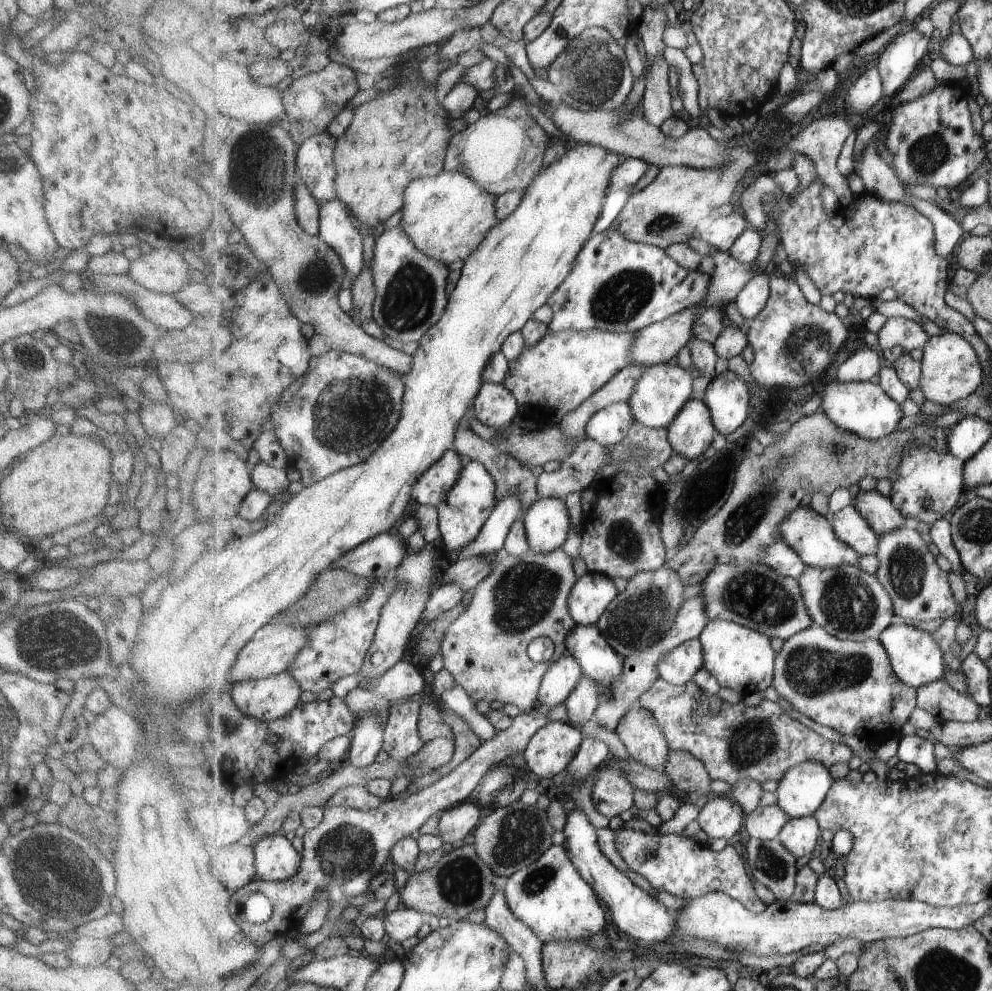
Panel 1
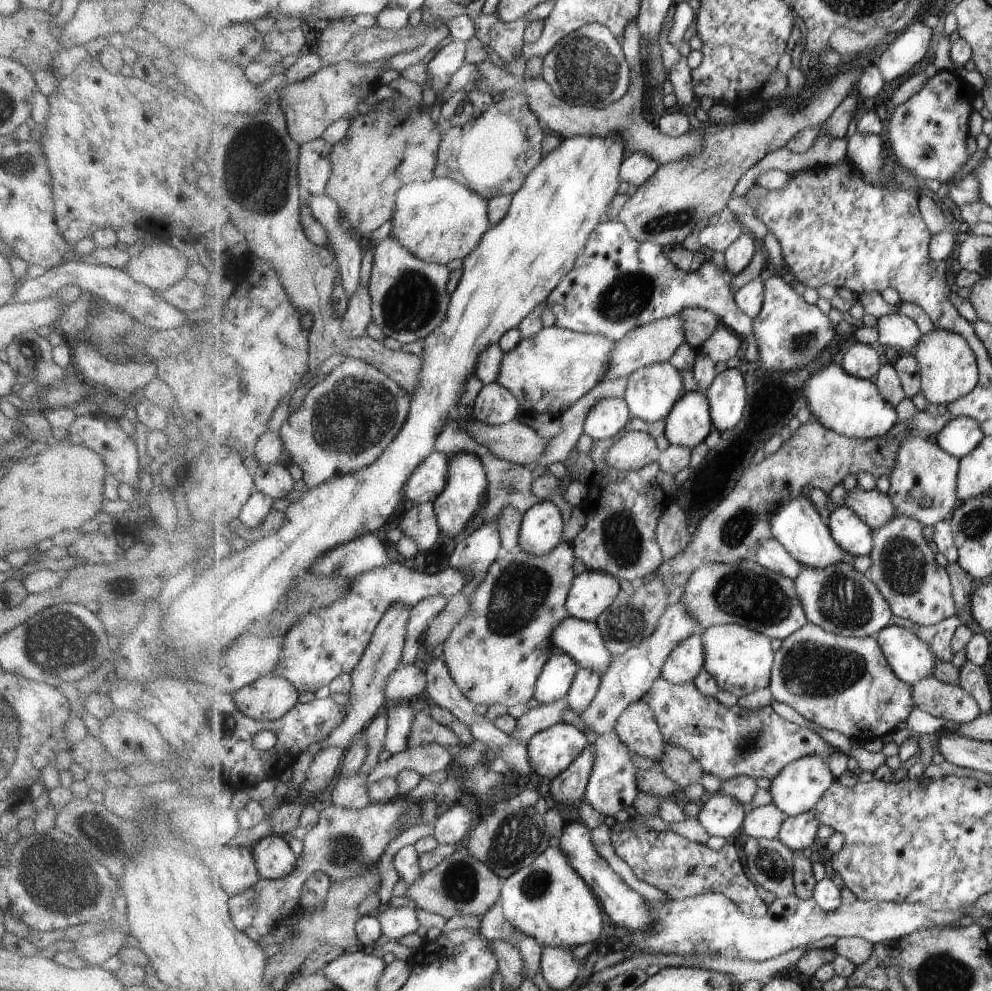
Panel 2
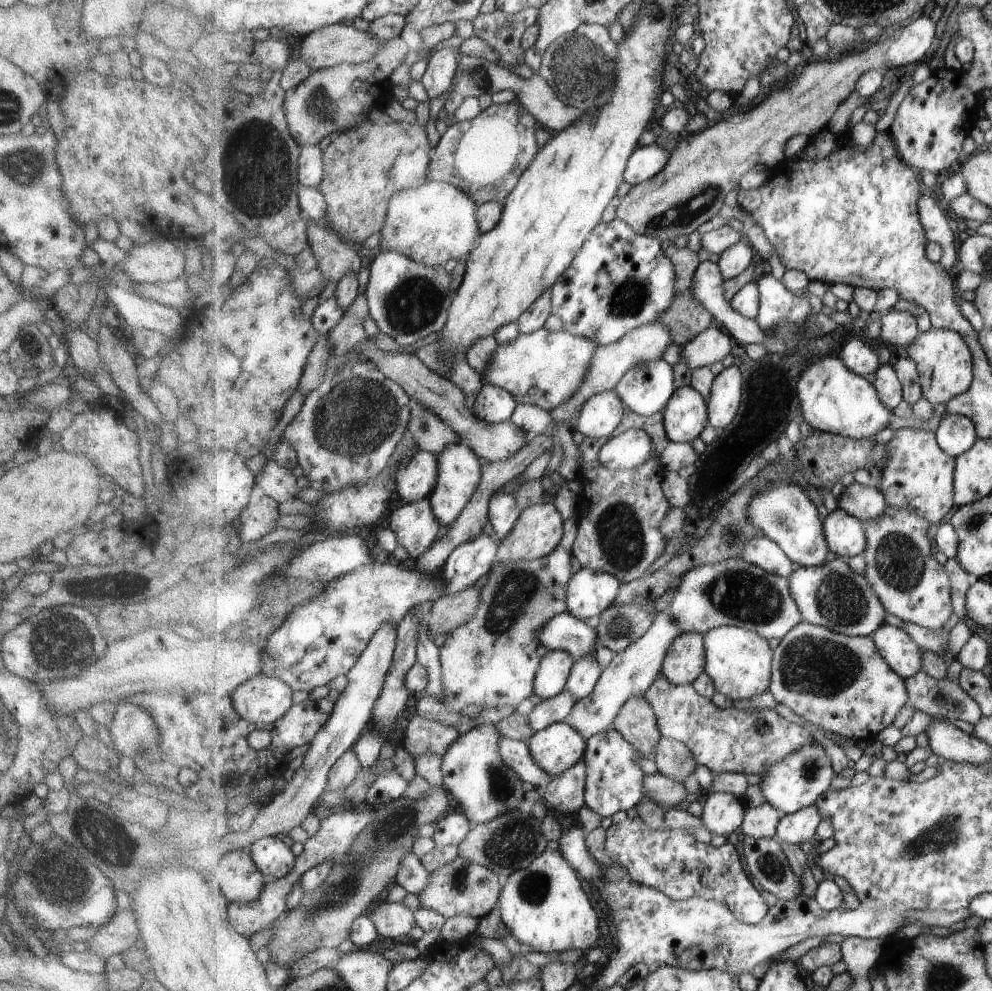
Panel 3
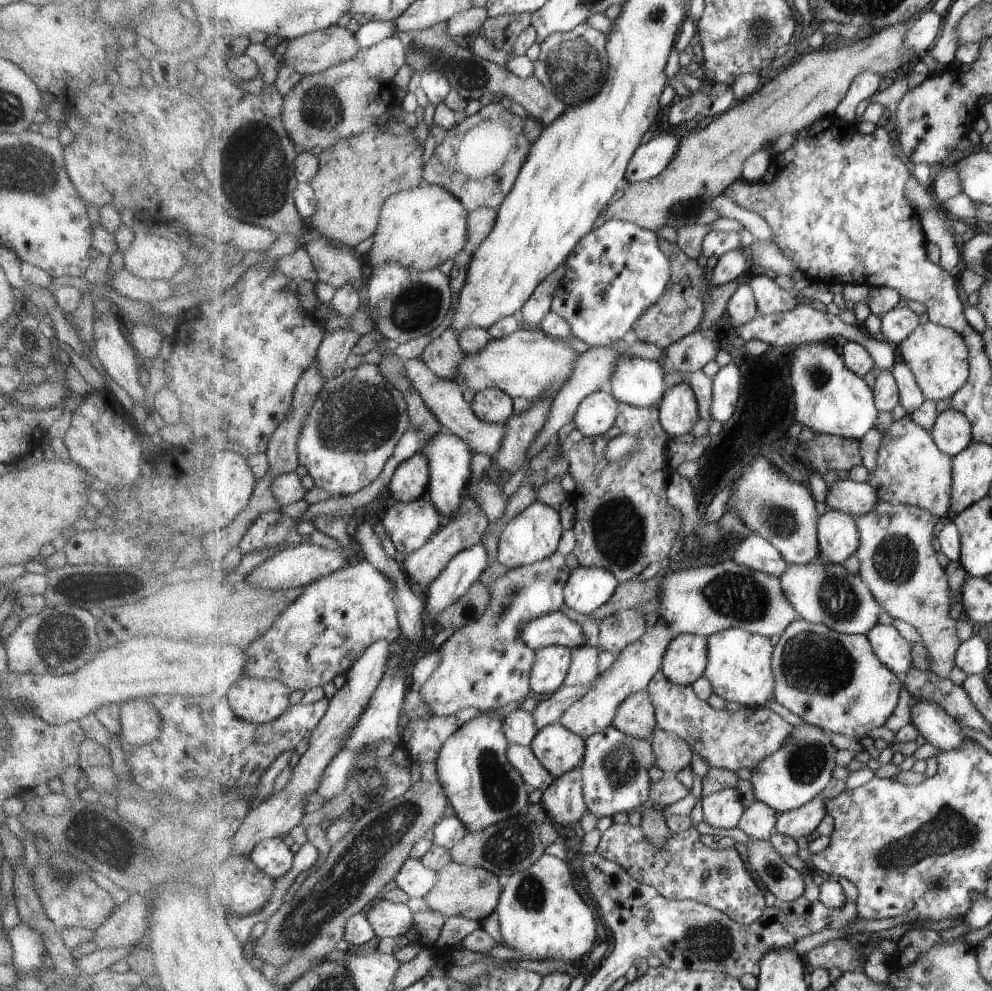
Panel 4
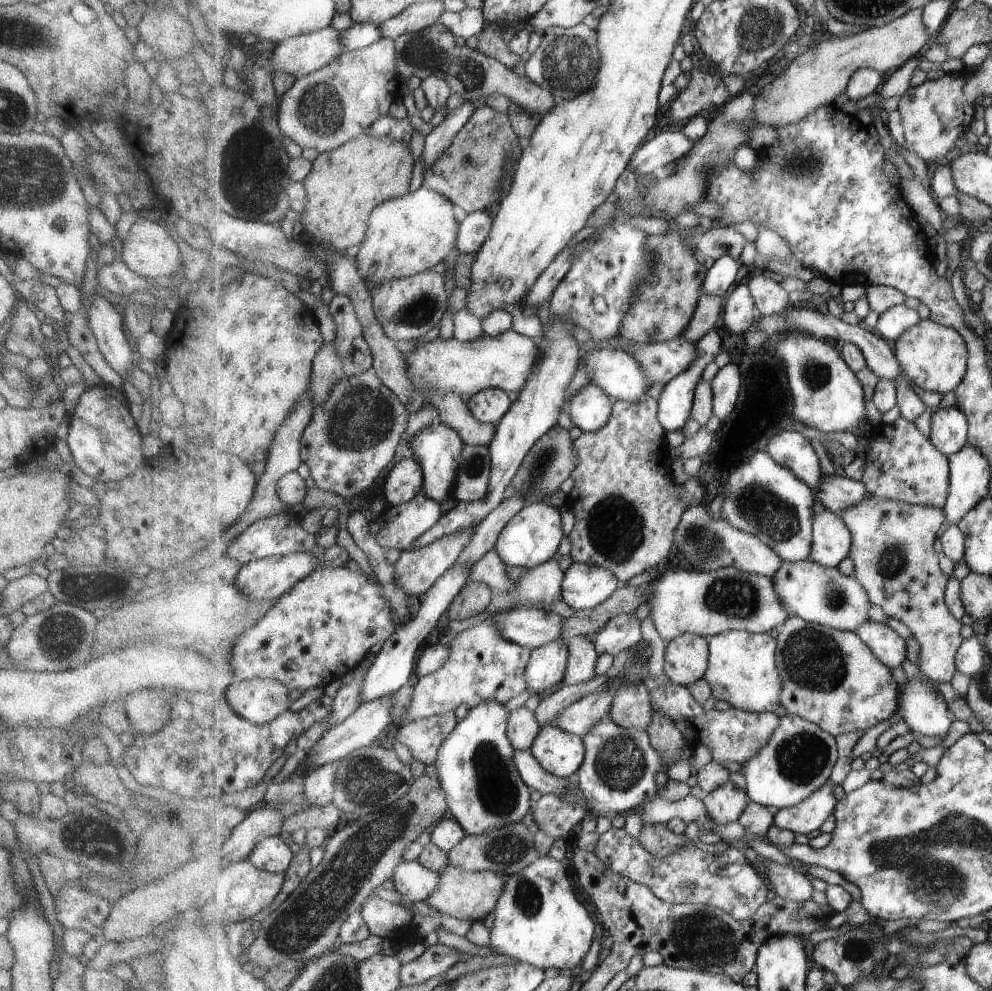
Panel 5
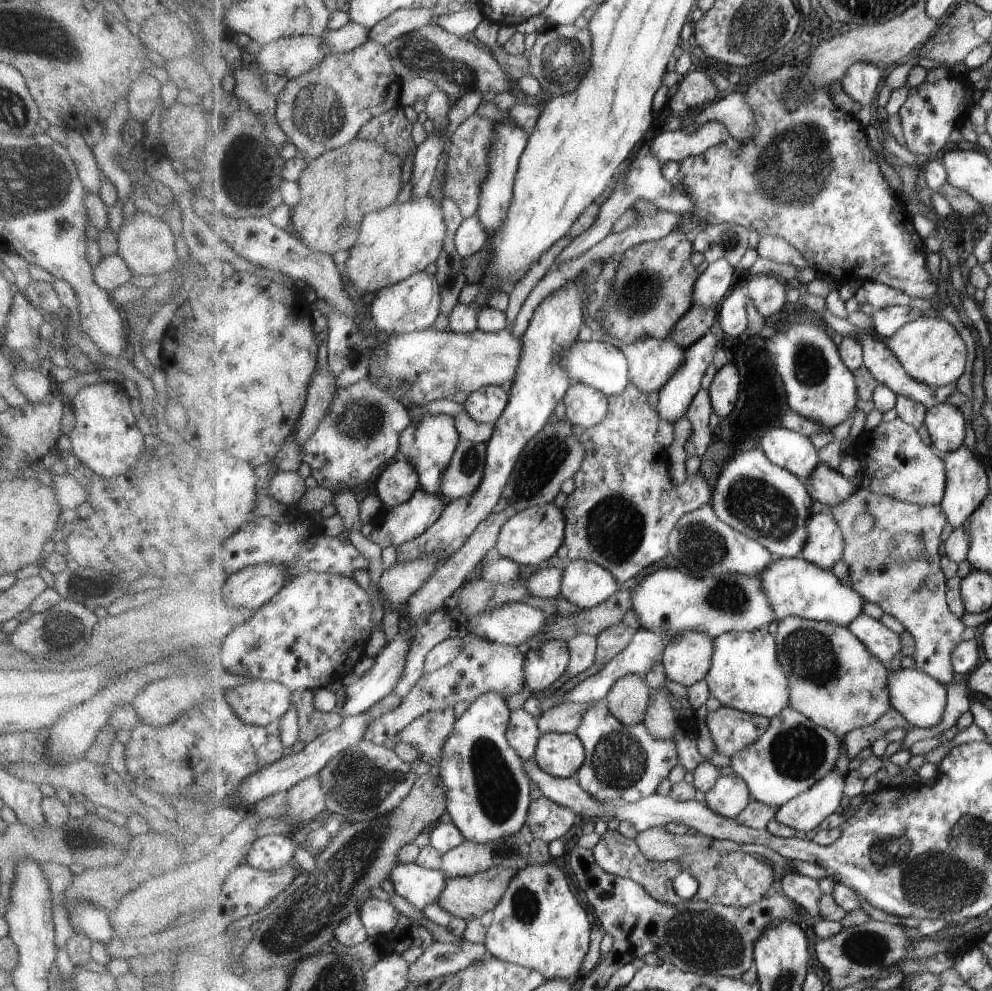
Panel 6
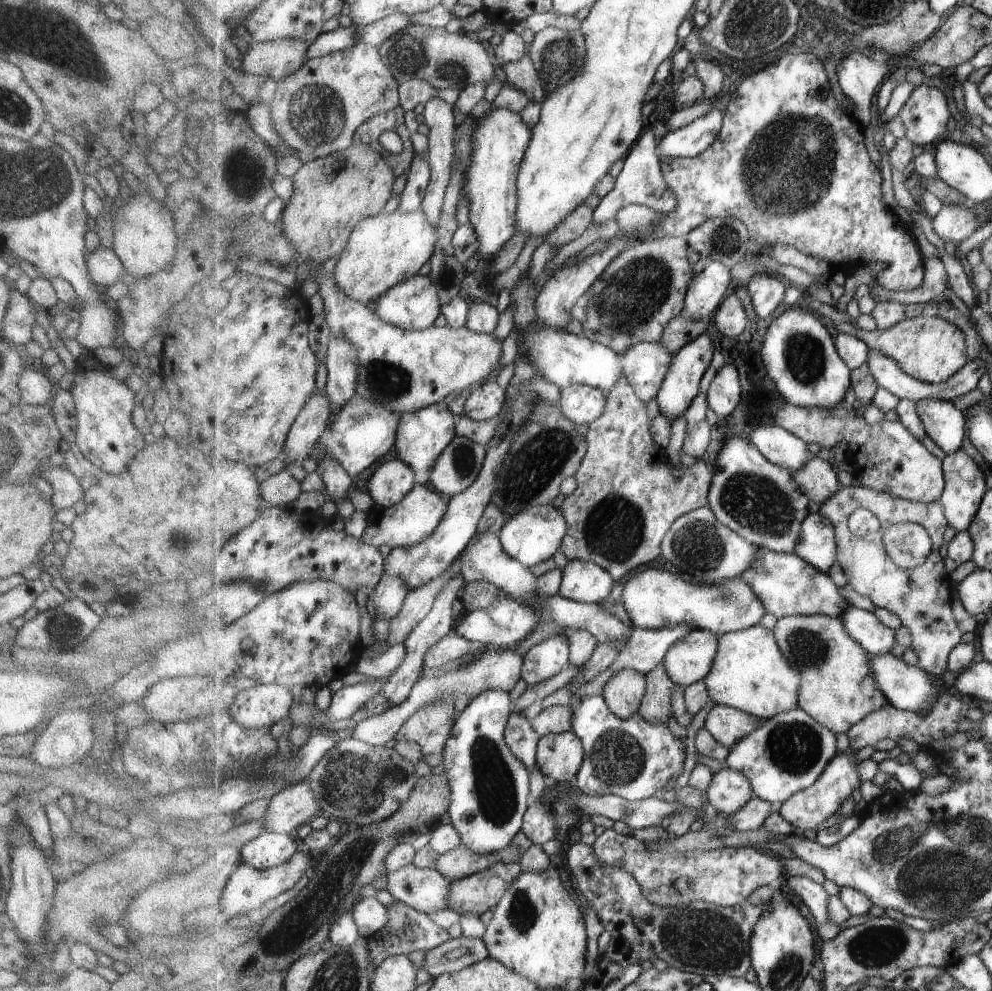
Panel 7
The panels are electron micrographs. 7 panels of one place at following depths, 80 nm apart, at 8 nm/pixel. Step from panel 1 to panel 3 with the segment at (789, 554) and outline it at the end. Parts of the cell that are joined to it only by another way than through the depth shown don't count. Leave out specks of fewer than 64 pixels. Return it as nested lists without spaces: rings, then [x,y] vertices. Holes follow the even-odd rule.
[[[755,538],[745,546],[742,554],[743,560],[748,564],[762,567],[769,573],[780,575],[784,578],[791,578],[795,570],[801,566],[795,564],[791,558],[783,551],[783,548],[774,542],[771,538]]]

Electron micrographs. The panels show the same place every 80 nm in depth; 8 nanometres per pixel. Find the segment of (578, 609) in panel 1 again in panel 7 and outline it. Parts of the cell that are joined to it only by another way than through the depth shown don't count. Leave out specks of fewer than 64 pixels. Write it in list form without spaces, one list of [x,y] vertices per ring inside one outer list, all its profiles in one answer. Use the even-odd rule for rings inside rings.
[[[570,560],[563,571],[560,593],[587,604],[604,602],[617,581],[604,567],[586,560]]]

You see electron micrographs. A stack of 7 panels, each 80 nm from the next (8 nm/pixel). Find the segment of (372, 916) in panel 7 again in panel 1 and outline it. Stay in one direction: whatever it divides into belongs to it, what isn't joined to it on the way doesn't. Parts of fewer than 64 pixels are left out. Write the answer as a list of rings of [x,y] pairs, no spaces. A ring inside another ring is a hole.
[[[407,906],[382,915],[384,916],[386,934],[399,943],[407,938],[417,936],[421,926],[425,923],[425,915],[422,912]]]

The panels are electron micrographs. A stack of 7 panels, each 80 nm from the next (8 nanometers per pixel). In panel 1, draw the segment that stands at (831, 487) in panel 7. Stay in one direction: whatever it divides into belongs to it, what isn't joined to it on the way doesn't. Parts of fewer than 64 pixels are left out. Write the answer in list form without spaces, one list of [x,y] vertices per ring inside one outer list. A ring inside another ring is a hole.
[[[876,489],[859,490],[853,505],[860,510],[863,518],[873,527],[873,530],[876,530],[878,535],[912,524],[893,504],[890,496],[882,496]]]

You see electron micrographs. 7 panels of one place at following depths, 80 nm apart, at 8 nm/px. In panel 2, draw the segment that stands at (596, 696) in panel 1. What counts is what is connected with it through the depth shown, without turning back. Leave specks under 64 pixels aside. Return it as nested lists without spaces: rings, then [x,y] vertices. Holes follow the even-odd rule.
[[[581,667],[577,671],[576,680],[569,690],[567,700],[576,713],[584,713],[598,693],[602,674],[590,668]]]

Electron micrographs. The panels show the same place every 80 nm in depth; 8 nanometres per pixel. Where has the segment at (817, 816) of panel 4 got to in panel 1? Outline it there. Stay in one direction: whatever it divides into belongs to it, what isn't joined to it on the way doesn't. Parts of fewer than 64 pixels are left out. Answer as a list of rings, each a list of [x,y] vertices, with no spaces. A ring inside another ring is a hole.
[[[809,815],[803,818],[792,818],[785,824],[778,838],[791,854],[801,858],[815,850],[821,831],[817,820],[813,815]]]

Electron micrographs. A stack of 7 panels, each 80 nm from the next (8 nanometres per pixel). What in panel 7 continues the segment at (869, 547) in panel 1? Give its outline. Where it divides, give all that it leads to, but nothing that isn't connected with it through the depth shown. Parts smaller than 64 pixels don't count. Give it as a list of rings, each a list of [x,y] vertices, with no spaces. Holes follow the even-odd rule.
[[[820,512],[809,513],[802,522],[795,553],[827,574],[837,563],[836,527]]]

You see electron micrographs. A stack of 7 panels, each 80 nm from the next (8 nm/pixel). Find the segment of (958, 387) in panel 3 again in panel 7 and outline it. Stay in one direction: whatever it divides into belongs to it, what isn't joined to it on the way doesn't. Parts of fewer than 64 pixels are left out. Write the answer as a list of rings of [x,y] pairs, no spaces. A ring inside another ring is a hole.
[[[920,316],[905,319],[903,322],[887,330],[876,328],[874,331],[864,331],[857,326],[854,328],[850,322],[835,324],[834,328],[839,332],[845,331],[856,334],[859,338],[862,338],[873,351],[882,352],[885,356],[892,358],[909,376],[916,378],[918,381],[926,382],[927,384],[942,383],[944,380],[957,374],[970,361],[967,353],[967,338],[964,330],[961,330],[960,326],[943,317]]]

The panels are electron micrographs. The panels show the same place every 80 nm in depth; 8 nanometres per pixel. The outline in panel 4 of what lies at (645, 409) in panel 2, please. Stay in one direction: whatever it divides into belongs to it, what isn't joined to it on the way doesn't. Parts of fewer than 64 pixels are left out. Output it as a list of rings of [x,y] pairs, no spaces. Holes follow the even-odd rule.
[[[625,358],[617,366],[610,393],[619,403],[639,408],[661,406],[665,394],[671,390],[665,382],[665,366],[655,360]]]

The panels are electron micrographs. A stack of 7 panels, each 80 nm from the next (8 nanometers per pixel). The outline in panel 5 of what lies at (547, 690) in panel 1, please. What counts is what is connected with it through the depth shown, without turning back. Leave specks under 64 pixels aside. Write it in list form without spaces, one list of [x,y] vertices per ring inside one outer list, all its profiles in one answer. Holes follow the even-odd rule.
[[[563,639],[547,643],[532,650],[532,659],[527,666],[527,683],[531,694],[541,694],[563,684],[568,670],[570,653]]]

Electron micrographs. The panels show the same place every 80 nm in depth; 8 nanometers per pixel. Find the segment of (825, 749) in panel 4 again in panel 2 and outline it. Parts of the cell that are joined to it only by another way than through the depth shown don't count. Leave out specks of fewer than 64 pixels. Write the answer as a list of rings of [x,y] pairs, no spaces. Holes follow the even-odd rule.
[[[810,754],[785,766],[780,775],[771,780],[768,791],[771,794],[772,802],[785,814],[792,817],[813,811],[819,800],[823,798],[823,794],[828,792],[828,788],[835,781],[836,775],[833,774],[828,761],[820,754]]]

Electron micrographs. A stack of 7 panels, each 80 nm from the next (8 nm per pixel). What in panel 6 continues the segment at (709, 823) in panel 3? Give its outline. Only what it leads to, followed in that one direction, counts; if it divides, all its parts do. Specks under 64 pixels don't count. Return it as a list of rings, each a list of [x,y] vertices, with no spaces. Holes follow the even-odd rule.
[[[737,774],[721,775],[705,797],[717,814],[730,819],[736,819],[753,799],[745,779]]]

